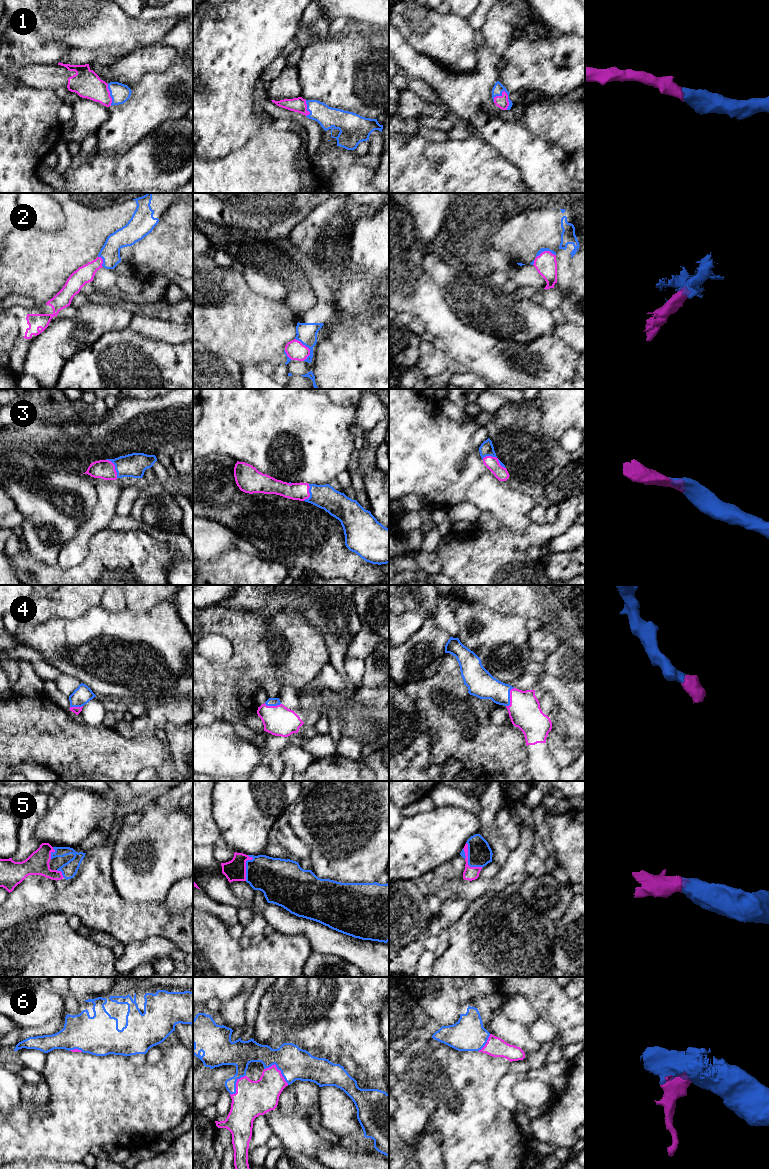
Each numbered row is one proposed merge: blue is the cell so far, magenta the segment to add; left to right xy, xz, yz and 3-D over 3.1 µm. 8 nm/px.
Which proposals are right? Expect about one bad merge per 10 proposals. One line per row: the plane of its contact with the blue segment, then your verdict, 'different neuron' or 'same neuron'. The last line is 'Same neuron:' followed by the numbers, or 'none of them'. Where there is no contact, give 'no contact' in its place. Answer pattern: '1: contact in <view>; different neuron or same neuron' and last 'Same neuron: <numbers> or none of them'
1: contact in yz; same neuron
2: contact in xz; same neuron
3: contact in yz; same neuron
4: contact in yz; same neuron
5: contact in yz; same neuron
6: contact in xz; same neuron
Same neuron: 1, 2, 3, 4, 5, 6

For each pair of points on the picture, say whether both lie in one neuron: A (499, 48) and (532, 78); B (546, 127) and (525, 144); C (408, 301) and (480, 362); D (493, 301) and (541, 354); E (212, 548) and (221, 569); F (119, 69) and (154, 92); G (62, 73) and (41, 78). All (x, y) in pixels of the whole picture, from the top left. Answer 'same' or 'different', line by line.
A: different
B: different
C: same
D: different
E: different
F: different
G: same

